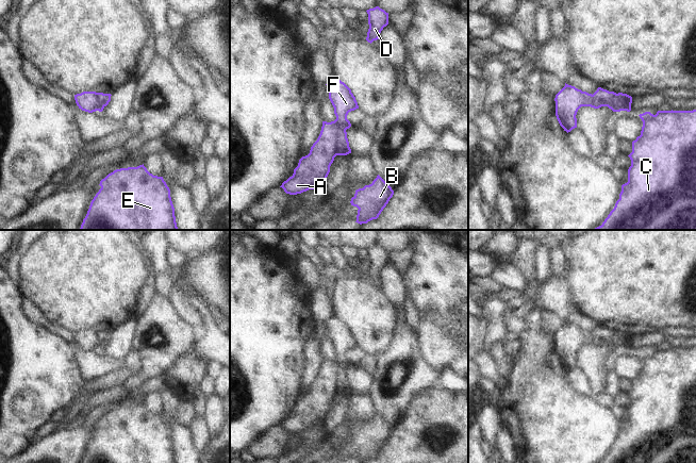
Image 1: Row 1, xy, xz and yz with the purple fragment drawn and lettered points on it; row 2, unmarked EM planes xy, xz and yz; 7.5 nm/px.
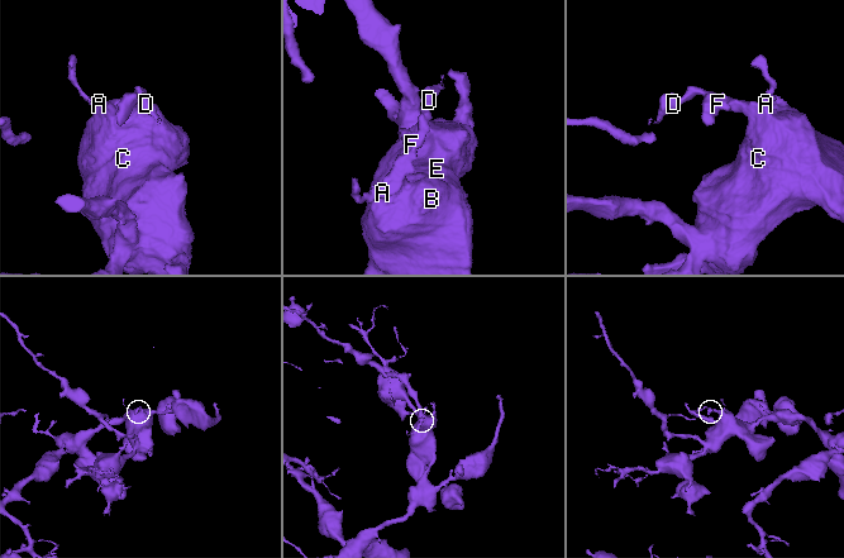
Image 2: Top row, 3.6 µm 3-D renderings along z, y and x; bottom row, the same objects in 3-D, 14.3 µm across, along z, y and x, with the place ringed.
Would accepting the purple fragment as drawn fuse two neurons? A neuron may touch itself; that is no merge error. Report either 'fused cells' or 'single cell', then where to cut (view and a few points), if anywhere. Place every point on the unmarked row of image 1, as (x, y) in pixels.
fused cells; cut xz (335, 358), (341, 364), (335, 393)

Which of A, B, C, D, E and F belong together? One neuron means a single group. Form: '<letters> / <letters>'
A B C E / D F

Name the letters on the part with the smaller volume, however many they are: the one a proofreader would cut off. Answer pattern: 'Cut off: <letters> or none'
Cut off: D, F

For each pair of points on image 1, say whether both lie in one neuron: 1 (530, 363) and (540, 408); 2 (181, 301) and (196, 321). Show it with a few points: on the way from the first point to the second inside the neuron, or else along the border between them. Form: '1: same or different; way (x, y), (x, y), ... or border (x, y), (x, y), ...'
1: same; way (537, 374), (539, 397)
2: same; way (183, 307), (193, 316)

